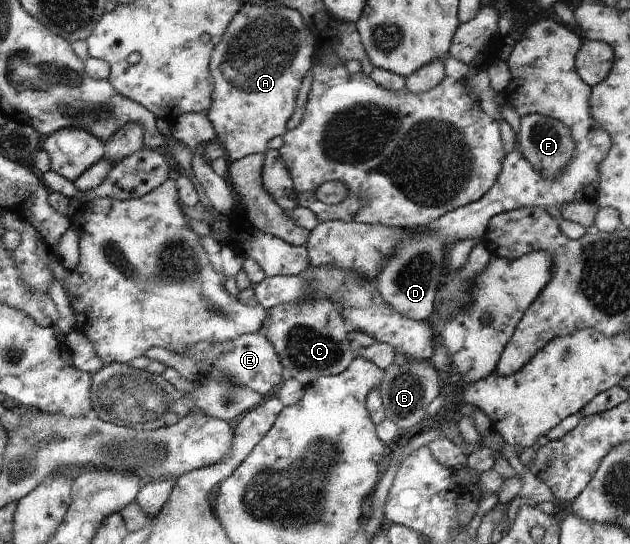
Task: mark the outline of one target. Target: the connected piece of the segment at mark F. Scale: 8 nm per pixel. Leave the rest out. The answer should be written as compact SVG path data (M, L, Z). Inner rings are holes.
M521 113L521 127L519 133L516 134L518 146L517 148L525 155L525 159L543 173L545 179L555 179L559 175L559 171L571 161L569 157L575 155L575 141L569 133L569 129L551 117L545 117L540 114L530 115Z

